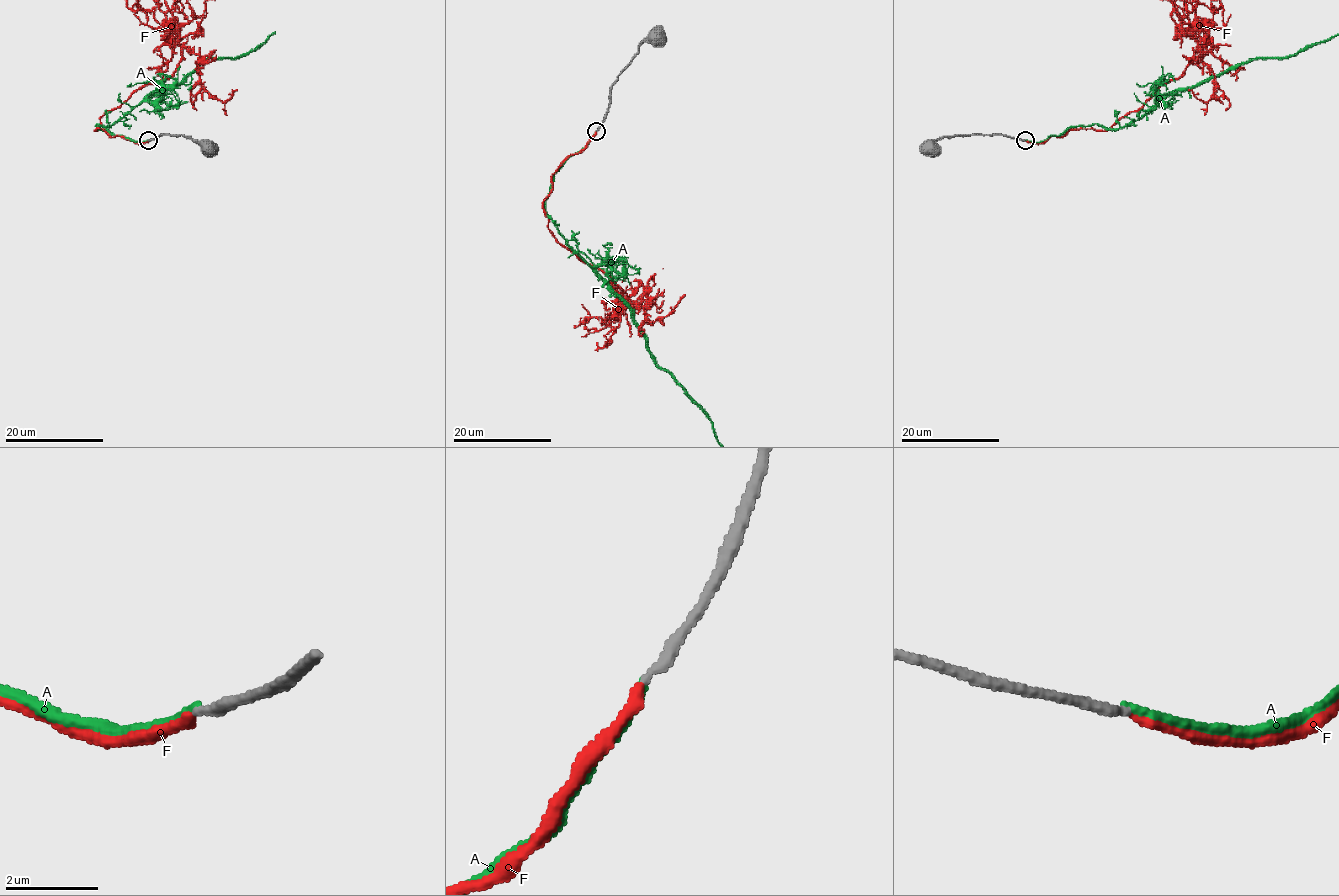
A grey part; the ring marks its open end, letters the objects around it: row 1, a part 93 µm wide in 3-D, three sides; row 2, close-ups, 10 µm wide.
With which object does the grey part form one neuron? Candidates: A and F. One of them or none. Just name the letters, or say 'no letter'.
F

